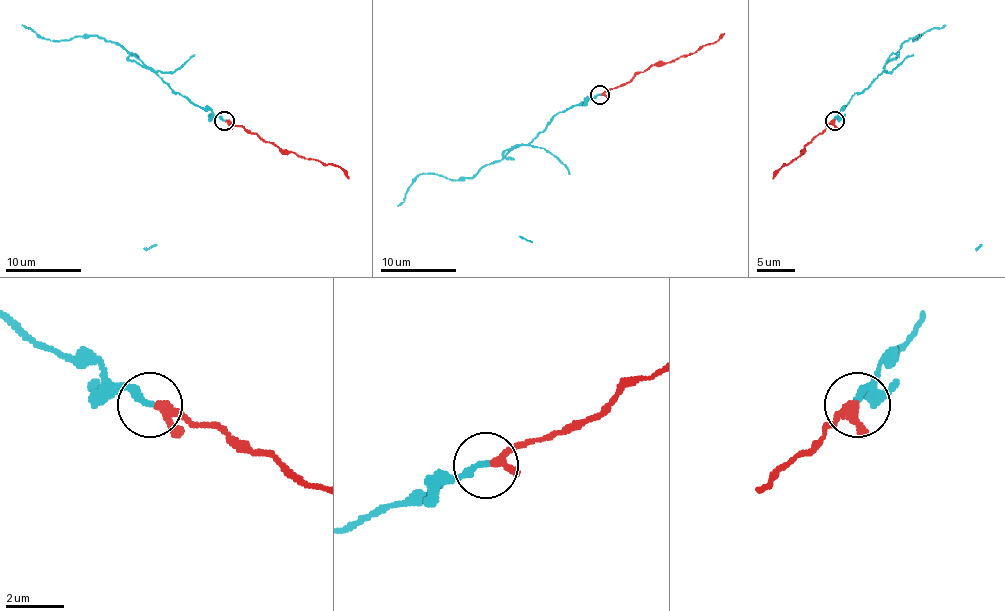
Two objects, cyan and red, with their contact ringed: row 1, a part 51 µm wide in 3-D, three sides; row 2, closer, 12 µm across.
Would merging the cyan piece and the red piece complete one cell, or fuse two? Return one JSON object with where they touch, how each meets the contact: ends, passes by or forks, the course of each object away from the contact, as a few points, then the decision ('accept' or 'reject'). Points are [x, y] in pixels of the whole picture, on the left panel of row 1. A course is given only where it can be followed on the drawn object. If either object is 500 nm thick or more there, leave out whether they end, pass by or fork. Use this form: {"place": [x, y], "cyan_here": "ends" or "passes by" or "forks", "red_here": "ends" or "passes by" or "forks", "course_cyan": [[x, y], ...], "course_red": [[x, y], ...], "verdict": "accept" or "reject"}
{"place": [224, 120], "cyan_here": "ends", "red_here": "passes by", "course_cyan": [[224, 121], [208, 109], [193, 106], [119, 45], [96, 35], [58, 41], [47, 39], [22, 24]], "course_red": [[225, 121], [307, 159], [336, 165], [349, 178]], "verdict": "reject"}

